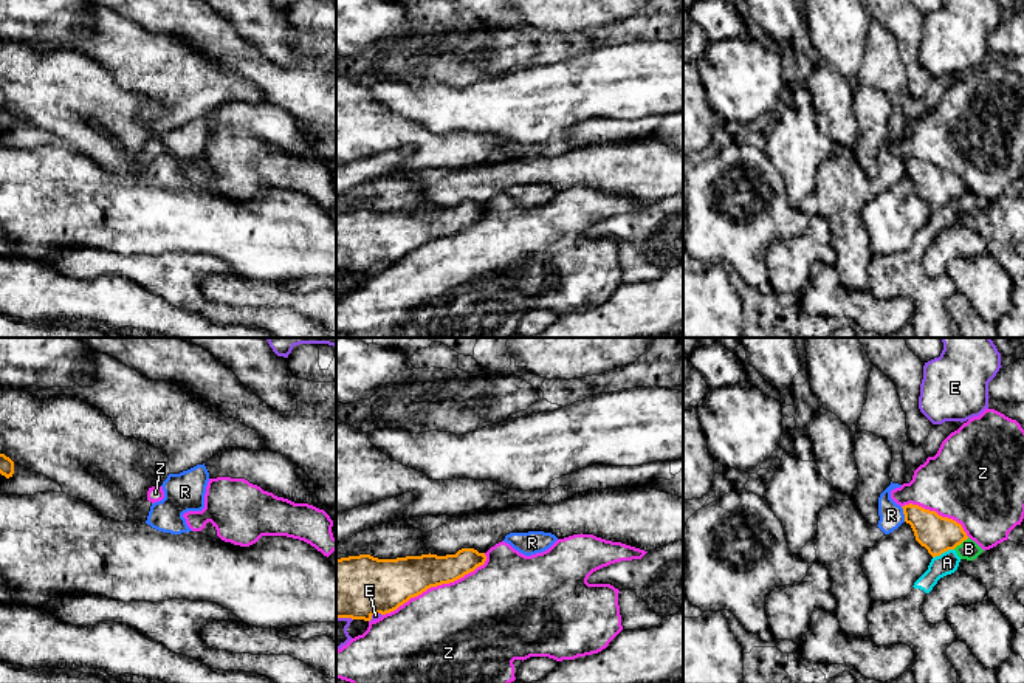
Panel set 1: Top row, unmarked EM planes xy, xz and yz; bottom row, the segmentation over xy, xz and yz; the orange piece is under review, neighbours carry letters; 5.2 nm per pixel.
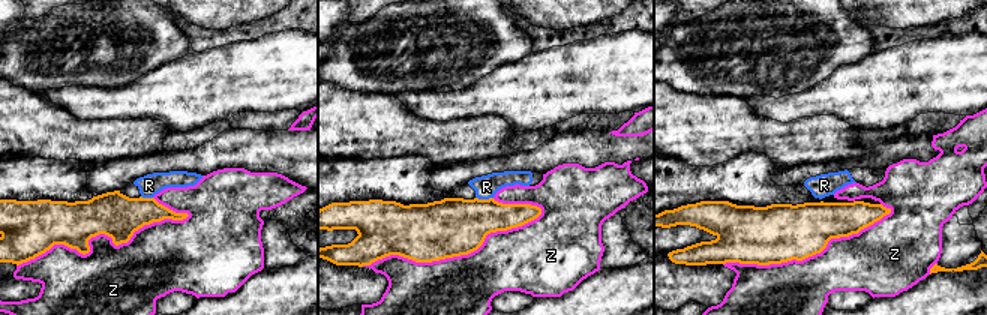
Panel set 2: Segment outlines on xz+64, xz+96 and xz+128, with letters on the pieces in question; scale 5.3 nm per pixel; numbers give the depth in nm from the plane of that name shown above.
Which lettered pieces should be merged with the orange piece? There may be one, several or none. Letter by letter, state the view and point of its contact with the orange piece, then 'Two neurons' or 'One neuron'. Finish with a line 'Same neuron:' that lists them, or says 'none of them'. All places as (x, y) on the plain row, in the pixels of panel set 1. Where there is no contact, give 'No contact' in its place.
A: Touches orange at yz (942, 205). Two neurons
B: Touches orange at yz (961, 195). Two neurons
E: Touches orange at xz (374, 265). Two neurons
R: Touches orange at yz (903, 166). Two neurons
Z: Touches orange at xz (437, 237). Two neurons
Same neuron: none of them

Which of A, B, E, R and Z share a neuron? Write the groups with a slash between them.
A B / E / R / Z

